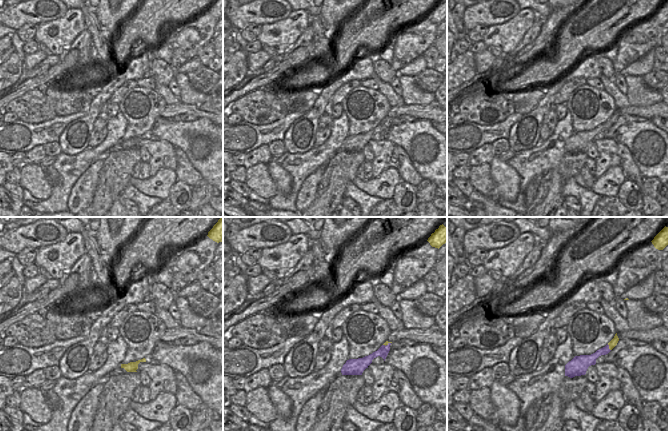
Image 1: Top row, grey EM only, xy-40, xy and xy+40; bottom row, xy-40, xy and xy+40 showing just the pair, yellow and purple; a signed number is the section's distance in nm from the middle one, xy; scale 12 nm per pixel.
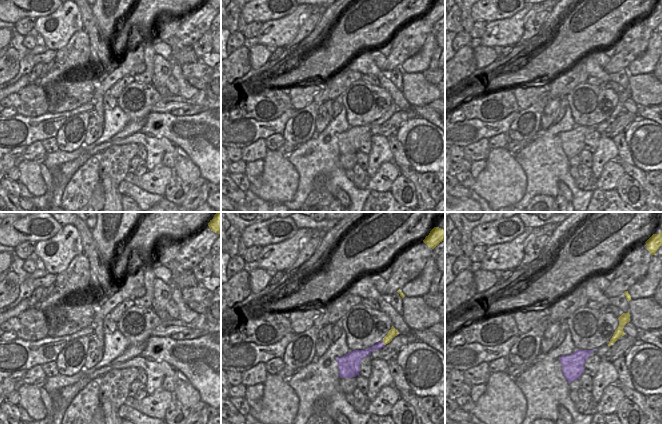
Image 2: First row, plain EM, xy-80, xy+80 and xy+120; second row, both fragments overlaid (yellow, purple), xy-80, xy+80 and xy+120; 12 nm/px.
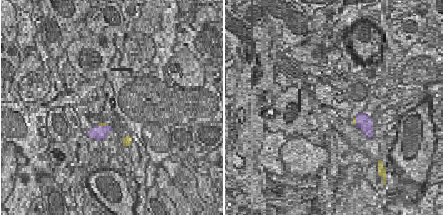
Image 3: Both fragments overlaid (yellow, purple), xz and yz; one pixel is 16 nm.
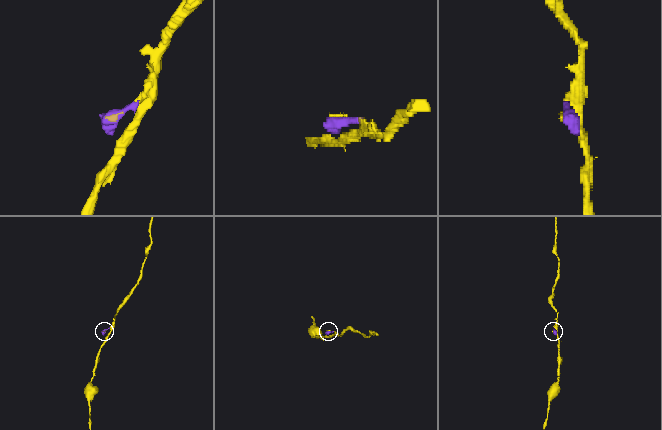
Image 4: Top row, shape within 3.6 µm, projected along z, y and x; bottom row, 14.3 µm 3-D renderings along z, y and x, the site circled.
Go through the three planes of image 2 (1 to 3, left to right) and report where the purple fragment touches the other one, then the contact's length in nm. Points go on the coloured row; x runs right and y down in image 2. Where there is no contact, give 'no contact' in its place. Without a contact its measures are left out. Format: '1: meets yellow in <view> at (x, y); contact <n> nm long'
1: no contact
2: meets yellow in xy+80 at (383, 343); contact 80 nm long
3: no contact

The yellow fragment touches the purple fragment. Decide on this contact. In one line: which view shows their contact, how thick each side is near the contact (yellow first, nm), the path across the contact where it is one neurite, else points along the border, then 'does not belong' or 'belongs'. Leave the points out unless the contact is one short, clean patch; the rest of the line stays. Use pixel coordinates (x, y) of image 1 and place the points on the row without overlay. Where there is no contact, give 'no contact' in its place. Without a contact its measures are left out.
xy+40 | 90/100 nm | does not belong

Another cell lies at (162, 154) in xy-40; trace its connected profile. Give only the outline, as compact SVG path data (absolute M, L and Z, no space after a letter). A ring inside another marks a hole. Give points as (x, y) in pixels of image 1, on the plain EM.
M140 138L138 140L138 149L145 147L150 154L149 160L149 175L154 176L158 170L162 168L169 168L175 170L177 167L177 159L175 146L169 142L158 139L150 140L147 138Z

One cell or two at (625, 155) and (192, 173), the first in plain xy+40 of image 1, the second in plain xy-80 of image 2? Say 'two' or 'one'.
one

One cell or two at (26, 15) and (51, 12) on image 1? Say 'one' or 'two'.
one

